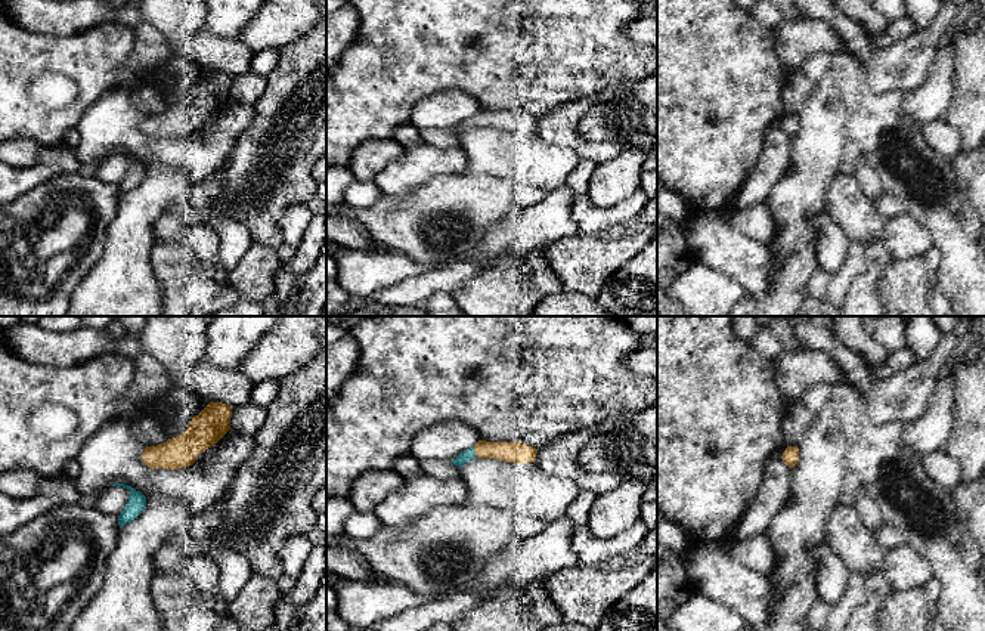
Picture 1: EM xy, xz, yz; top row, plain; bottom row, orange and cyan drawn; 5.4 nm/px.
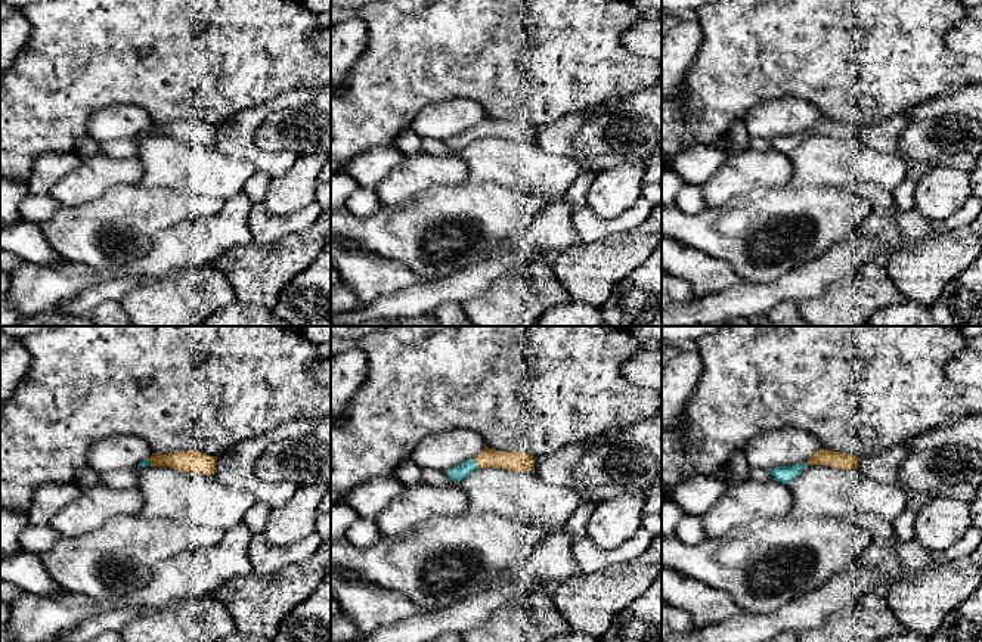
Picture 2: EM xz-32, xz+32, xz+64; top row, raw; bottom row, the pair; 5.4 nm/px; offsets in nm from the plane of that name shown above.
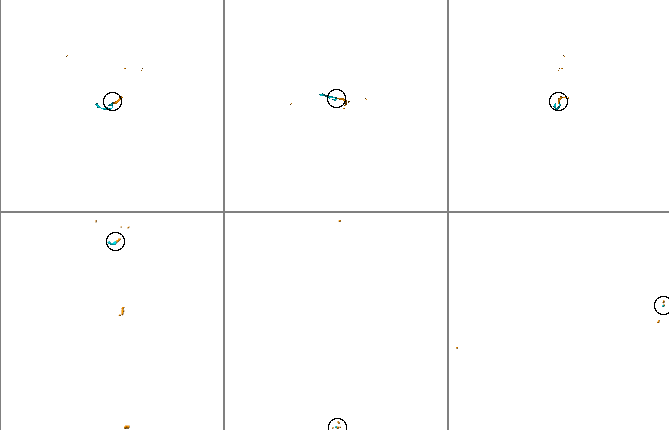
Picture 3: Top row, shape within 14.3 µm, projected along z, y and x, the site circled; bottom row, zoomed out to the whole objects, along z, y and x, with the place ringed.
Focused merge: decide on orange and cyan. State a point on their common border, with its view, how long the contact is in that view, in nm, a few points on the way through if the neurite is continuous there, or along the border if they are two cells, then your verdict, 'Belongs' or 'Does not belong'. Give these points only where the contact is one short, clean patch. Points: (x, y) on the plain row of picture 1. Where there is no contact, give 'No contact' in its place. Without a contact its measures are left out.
Touches orange at xz (474, 120). Shared border 60 nm. Belongs

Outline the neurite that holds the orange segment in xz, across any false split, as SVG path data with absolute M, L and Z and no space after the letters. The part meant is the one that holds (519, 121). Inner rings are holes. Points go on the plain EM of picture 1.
M478 109L474 117L470 117L461 121L453 132L458 136L462 136L465 132L474 127L495 127L507 132L535 132L538 118L527 115L524 111L486 111Z

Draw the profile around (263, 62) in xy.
M263 50L254 53L250 71L267 77L278 64L278 50Z

